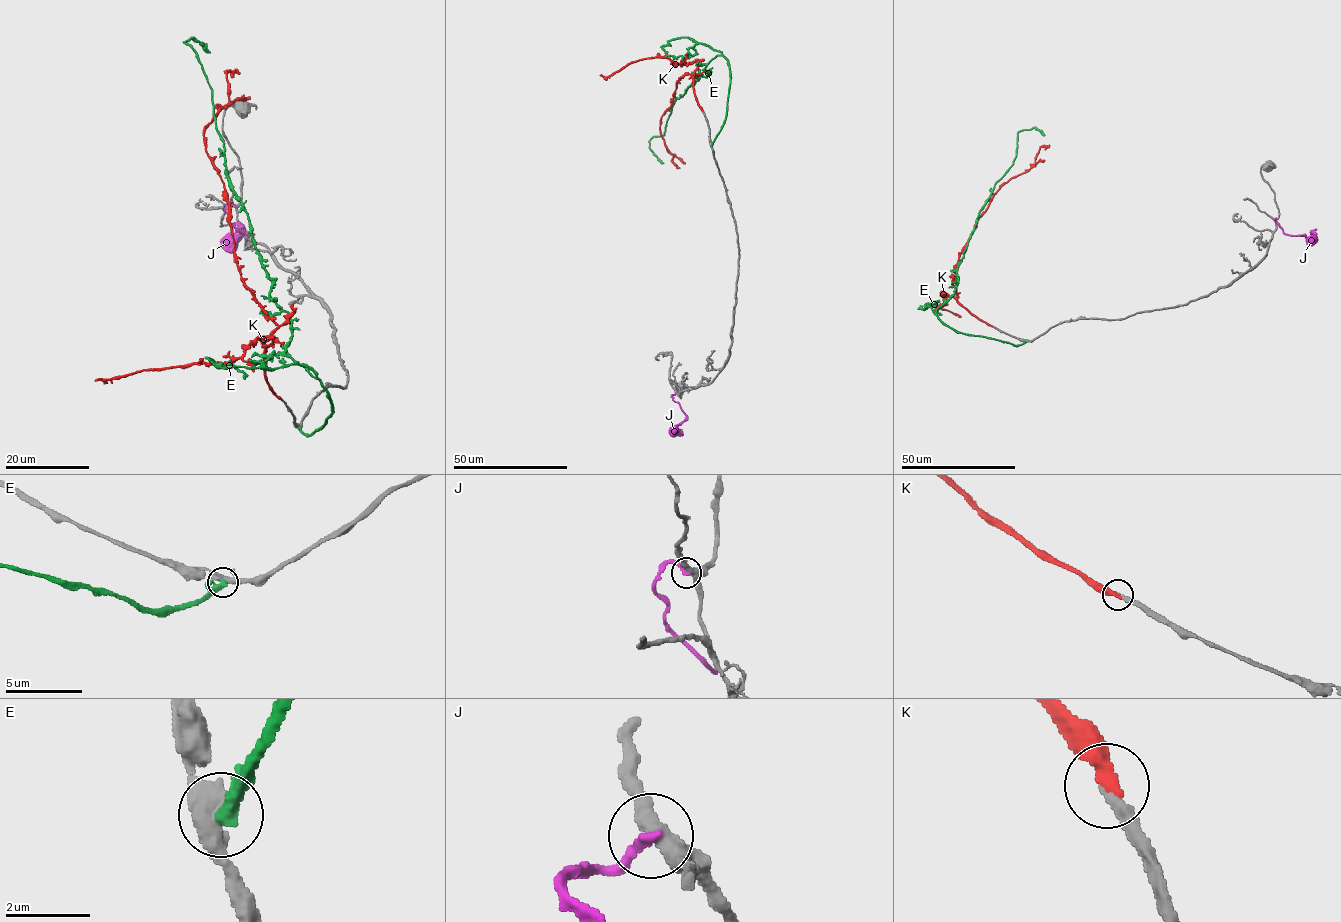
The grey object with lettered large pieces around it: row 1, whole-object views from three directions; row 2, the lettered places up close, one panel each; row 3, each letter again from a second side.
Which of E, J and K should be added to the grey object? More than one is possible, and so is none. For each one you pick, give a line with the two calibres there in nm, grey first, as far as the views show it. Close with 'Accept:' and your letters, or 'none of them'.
K: 200/360 nm
Accept: K

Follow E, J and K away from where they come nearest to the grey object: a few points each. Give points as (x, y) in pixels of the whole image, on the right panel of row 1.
E: (1026, 341), (956, 332), (936, 311), (954, 292), (1017, 133), (1044, 135)
J: (1274, 219), (1285, 234), (1310, 237), (1316, 229)
K: (991, 325), (973, 316), (957, 299), (955, 266), (974, 226), (996, 192), (1035, 164), (1040, 147), (1049, 147)

